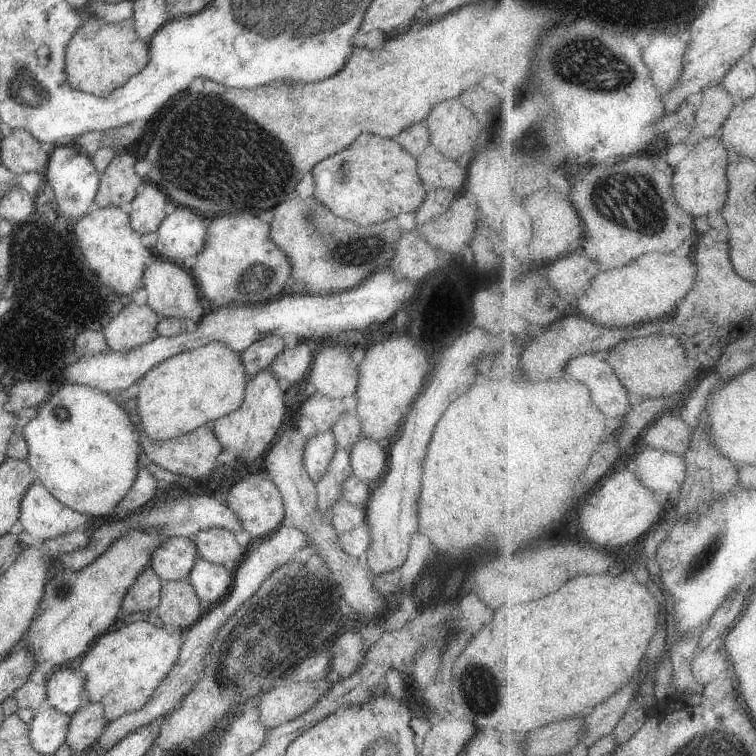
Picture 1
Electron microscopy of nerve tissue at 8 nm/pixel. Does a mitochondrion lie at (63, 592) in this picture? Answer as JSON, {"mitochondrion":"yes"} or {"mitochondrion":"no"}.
{"mitochondrion":"yes"}

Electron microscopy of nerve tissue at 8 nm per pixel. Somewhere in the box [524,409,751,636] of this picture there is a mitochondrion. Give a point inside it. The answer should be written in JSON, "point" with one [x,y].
{"point":[715,543]}

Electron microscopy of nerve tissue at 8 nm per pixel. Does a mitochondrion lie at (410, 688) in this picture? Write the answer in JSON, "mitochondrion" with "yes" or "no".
{"mitochondrion":"no"}

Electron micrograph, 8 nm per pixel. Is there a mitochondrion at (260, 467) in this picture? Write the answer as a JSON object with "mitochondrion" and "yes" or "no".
{"mitochondrion":"no"}

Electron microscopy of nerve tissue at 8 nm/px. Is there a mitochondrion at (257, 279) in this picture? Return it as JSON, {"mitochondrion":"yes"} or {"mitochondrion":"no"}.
{"mitochondrion":"yes"}

